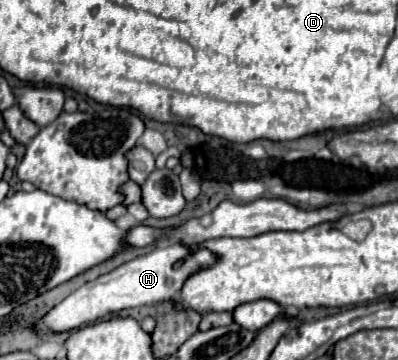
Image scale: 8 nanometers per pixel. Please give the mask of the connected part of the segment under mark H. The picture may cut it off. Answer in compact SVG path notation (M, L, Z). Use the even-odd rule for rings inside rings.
M182 242L162 244L162 246L118 266L116 270L112 270L112 272L92 280L92 282L86 282L82 288L78 288L74 294L70 294L64 302L60 302L60 306L52 308L36 324L36 328L40 332L74 330L74 328L80 328L84 324L92 324L92 322L108 316L108 314L116 314L124 308L134 308L134 306L142 306L142 304L152 304L152 302L176 298L178 292L182 290L184 282L192 274L214 266L218 260L220 260L220 256L208 248L194 250L192 246L184 246ZM180 260L182 260L180 268L174 268L174 264Z

